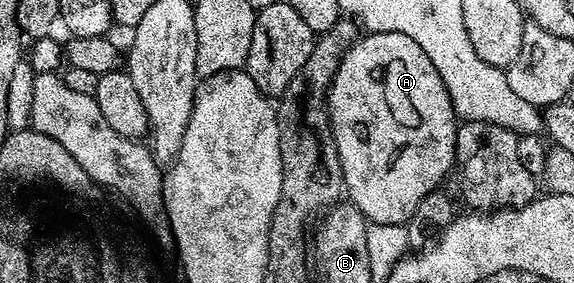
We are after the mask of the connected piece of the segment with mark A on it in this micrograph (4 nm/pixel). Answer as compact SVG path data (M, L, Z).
M371 33L361 36L346 51L346 55L340 60L340 66L328 95L328 117L332 121L332 134L338 143L338 155L344 172L344 187L346 197L356 210L371 224L404 225L409 222L423 199L432 192L439 190L447 179L448 172L453 172L456 165L456 130L458 118L454 107L450 103L450 95L446 91L446 83L442 83L442 75L434 71L434 63L430 63L430 57L426 55L410 35L389 35L387 33Z

